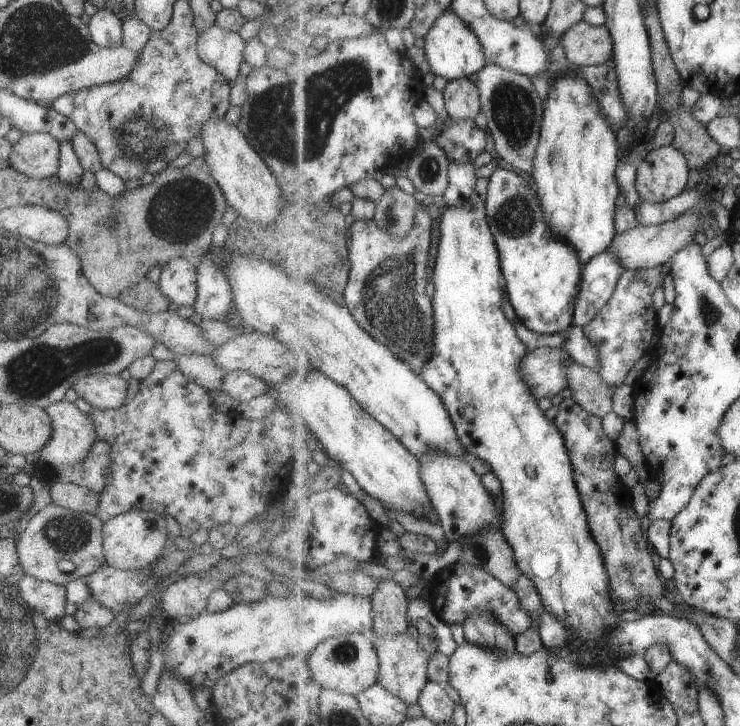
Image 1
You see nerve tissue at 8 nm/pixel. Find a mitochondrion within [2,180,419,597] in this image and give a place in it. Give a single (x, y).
(39, 369)

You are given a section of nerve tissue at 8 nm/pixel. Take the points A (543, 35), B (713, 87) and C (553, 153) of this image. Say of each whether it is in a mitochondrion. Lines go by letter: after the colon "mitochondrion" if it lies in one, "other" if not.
A: other
B: other
C: mitochondrion

